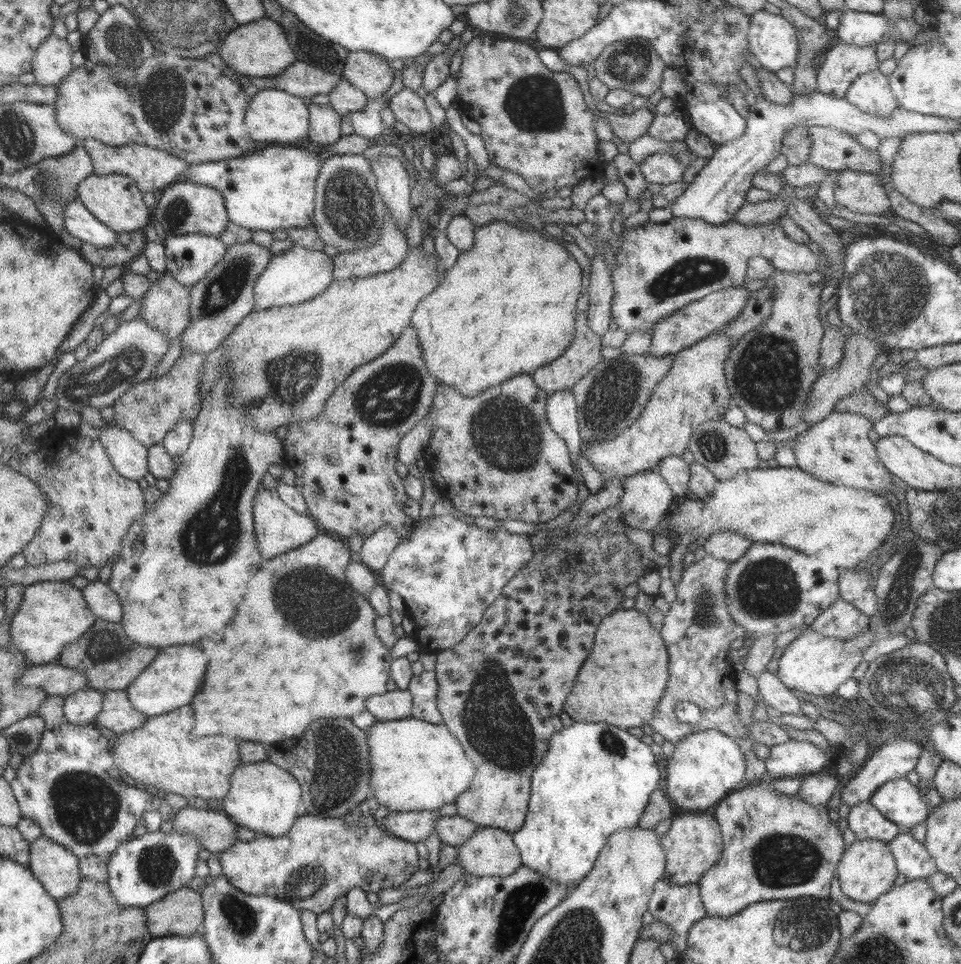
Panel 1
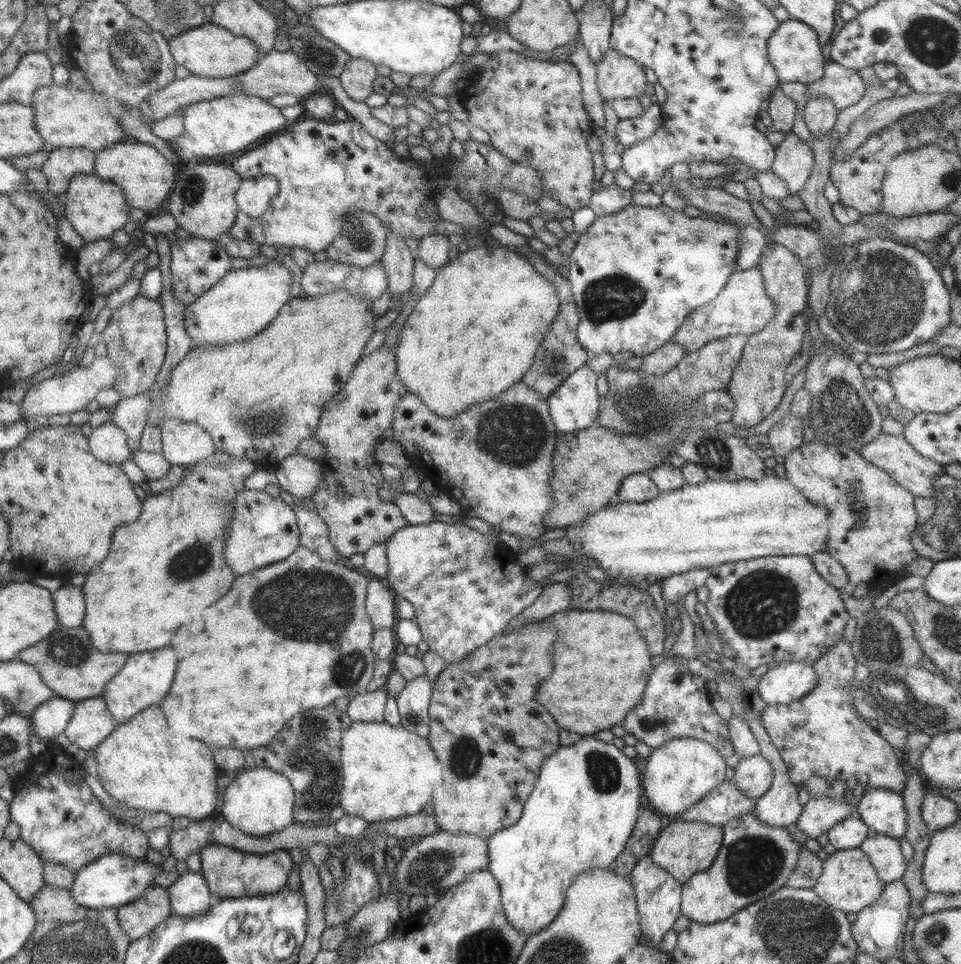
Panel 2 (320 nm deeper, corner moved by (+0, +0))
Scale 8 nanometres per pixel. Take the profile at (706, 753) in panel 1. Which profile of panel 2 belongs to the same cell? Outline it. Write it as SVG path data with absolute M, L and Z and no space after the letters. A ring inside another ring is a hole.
M670 739L654 749L642 772L641 787L650 806L666 819L682 814L724 781L724 757L704 740Z

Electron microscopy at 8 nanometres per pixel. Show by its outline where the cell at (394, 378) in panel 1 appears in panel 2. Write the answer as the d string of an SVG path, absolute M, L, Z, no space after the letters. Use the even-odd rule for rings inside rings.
M397 344L392 348L382 346L370 355L366 355L364 360L360 360L355 370L351 372L350 378L343 384L342 390L338 391L324 407L323 419L320 420L320 426L312 436L322 443L327 451L317 460L323 475L321 485L311 496L311 500L320 518L328 525L330 542L343 558L352 558L353 555L368 551L375 544L386 543L396 531L408 526L407 519L400 512L398 505L392 501L386 502L379 495L379 487L385 480L380 472L381 463L373 455L374 446L385 438L382 435L384 431L395 424L395 410L399 400L408 393L407 385L398 377L396 347Z

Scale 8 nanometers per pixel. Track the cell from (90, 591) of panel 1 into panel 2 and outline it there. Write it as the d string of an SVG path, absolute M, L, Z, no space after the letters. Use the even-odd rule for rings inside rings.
M65 582L55 592L55 612L59 614L60 627L82 627L85 616L85 600L81 587Z

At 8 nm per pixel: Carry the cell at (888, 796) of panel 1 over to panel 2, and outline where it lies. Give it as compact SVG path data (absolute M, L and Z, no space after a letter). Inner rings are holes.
M887 788L866 790L860 796L856 815L872 832L901 839L909 828L901 792Z

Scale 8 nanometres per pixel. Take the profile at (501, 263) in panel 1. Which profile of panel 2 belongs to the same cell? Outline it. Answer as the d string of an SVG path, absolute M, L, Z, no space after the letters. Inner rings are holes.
M494 244L491 247L482 245L473 249L462 248L458 252L451 255L451 260L440 267L437 271L432 287L428 289L417 301L408 320L404 323L401 330L401 336L395 348L395 360L398 362L398 377L407 385L408 393L419 396L423 403L427 405L436 415L440 417L450 418L456 417L458 412L463 412L467 408L471 408L480 402L497 398L504 391L508 391L514 384L519 383L522 377L530 370L530 366L534 362L534 355L541 340L551 327L554 317L560 308L560 301L556 294L556 287L552 283L548 283L534 265L526 257L527 251L517 247L506 247L502 244Z

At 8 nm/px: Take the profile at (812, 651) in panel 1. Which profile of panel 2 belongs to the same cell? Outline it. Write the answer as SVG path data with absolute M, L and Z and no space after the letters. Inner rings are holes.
M802 661L780 663L761 677L756 691L770 706L800 701L818 684L814 667Z

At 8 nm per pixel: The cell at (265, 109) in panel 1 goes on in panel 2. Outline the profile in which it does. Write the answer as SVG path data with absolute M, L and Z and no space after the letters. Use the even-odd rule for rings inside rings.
M242 93L218 97L209 101L189 104L181 112L183 120L182 136L169 142L181 163L192 158L210 158L220 154L234 154L246 150L252 142L266 134L286 130L286 118L278 107L270 106L268 99L246 96Z

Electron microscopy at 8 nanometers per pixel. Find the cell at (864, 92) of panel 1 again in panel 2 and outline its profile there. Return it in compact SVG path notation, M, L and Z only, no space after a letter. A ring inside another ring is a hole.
M837 62L825 63L824 76L807 84L807 100L824 96L841 111L856 104L868 86L856 70L844 68Z

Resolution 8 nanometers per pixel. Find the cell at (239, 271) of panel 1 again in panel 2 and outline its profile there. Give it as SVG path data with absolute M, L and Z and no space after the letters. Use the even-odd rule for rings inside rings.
M141 392L127 399L120 399L114 408L114 425L121 428L127 436L131 452L141 448L141 436L147 426L150 399L147 392Z

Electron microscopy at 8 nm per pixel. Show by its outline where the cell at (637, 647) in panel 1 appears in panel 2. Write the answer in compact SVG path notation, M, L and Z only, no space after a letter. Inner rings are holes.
M569 608L550 616L546 619L546 625L556 628L556 642L552 648L553 669L550 676L538 684L535 699L552 715L558 726L582 736L620 725L626 713L642 700L653 671L650 668L652 657L648 653L648 643L634 622L615 612Z

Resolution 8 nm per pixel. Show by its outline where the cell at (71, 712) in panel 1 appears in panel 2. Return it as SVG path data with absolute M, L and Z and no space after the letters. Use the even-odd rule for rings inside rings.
M58 696L41 704L30 716L35 734L46 741L62 734L71 719L74 705L74 701L68 701Z

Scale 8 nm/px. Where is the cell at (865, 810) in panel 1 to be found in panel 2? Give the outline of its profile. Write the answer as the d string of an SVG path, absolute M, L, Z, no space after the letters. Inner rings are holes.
M857 815L846 817L835 824L827 836L830 844L837 850L859 848L872 830Z

